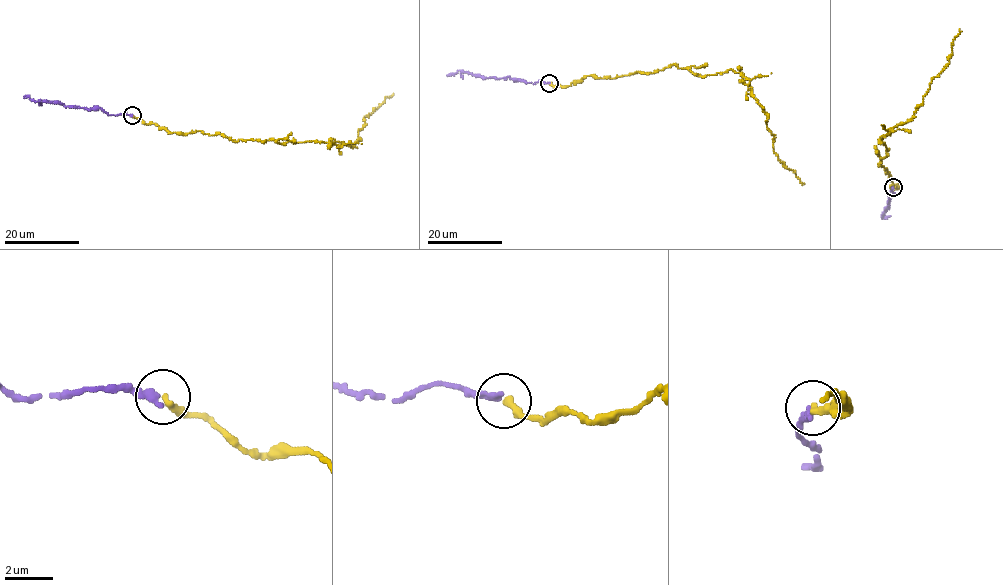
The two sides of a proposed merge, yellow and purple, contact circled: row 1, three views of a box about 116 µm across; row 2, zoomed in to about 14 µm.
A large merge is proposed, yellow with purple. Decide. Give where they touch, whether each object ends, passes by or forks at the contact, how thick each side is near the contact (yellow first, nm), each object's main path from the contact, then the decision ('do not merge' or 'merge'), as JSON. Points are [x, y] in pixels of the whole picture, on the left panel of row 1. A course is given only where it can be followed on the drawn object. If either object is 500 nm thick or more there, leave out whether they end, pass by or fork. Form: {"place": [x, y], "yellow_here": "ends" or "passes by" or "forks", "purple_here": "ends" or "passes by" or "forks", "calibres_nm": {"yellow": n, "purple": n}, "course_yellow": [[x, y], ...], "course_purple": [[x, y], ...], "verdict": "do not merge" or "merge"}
{"place": [132, 115], "yellow_here": "ends", "purple_here": "ends", "calibres_nm": {"yellow": 320, "purple": 320}, "course_yellow": [[132, 115], [170, 132], [201, 131], [222, 133], [235, 141], [335, 141], [354, 146], [364, 118], [393, 94]], "course_purple": [[132, 115], [109, 115], [101, 108], [64, 107], [61, 103], [24, 97]], "verdict": "merge"}

